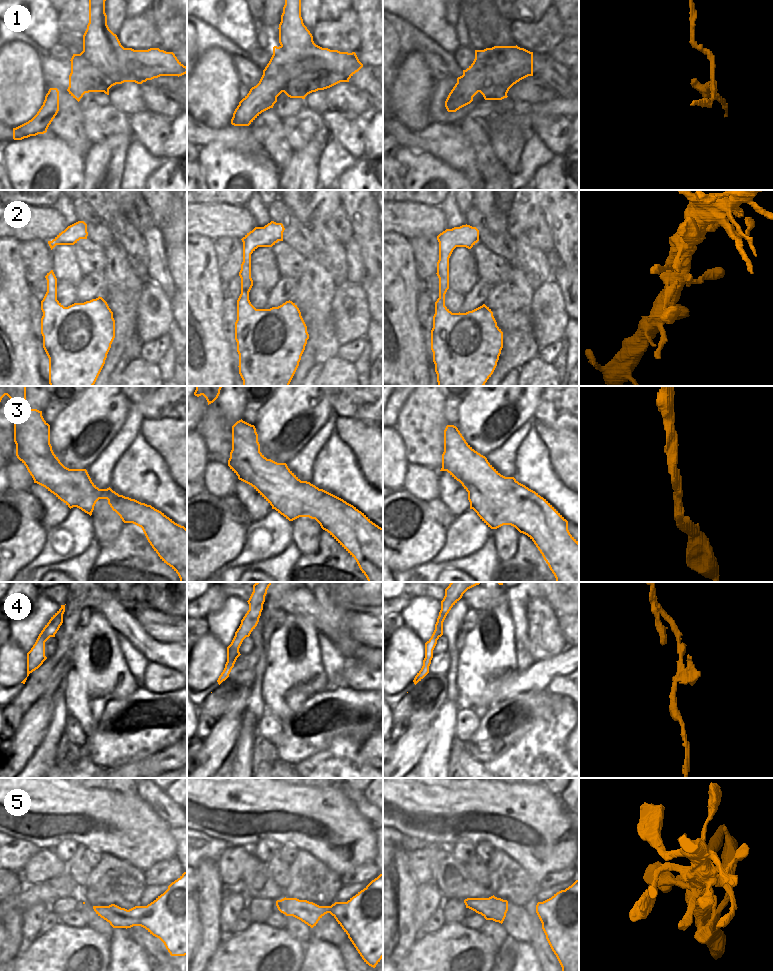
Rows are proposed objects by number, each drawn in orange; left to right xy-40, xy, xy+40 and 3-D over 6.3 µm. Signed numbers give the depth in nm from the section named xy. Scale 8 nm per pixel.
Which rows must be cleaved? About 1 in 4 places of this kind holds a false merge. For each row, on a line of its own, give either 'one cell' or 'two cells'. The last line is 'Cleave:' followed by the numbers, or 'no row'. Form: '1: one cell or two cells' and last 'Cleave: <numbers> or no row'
1: two cells
2: one cell
3: one cell
4: one cell
5: one cell
Cleave: 1

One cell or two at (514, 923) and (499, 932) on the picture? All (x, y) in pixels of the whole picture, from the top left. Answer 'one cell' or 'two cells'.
two cells

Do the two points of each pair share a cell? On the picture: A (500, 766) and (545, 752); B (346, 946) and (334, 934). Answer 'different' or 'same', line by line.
A: same
B: different

